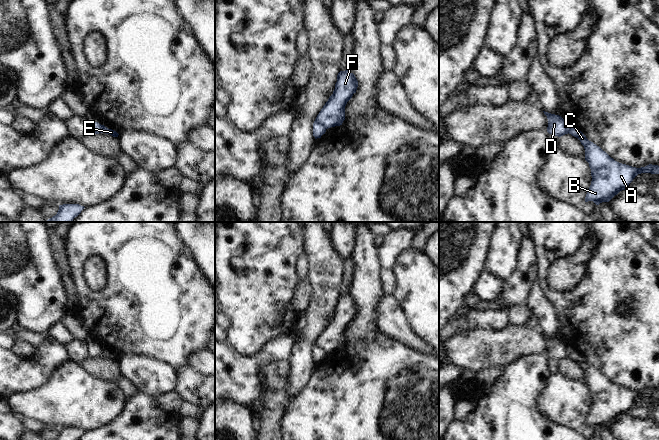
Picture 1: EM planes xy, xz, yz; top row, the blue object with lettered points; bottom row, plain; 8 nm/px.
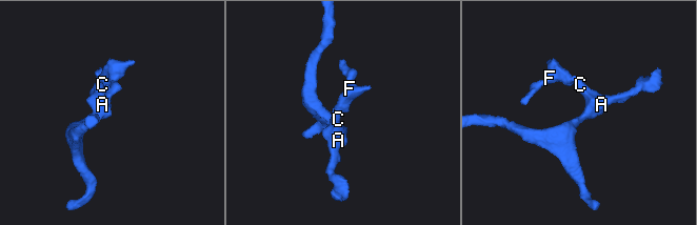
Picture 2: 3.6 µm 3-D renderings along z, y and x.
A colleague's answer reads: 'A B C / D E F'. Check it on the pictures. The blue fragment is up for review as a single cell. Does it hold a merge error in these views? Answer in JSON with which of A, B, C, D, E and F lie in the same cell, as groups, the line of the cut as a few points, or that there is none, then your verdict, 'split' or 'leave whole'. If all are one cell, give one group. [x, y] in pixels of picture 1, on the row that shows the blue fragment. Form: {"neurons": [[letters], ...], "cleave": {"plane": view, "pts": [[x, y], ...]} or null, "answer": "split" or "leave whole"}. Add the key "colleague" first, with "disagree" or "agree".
{"colleague": "agree", "neurons": [["A", "B", "C"], ["D", "E", "F"]], "cleave": {"plane": "xz", "pts": [[314, 121], [326, 128]]}, "answer": "split"}

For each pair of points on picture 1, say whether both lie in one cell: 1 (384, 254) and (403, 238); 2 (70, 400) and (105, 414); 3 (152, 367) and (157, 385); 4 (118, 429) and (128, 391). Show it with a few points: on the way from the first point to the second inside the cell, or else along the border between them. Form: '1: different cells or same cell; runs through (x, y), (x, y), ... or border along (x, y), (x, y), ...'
1: same cell; runs through (389, 249), (398, 240)
2: same cell; runs through (79, 400), (96, 405)
3: same cell; runs through (152, 371), (155, 381)
4: different cells; border along (137, 390), (134, 394), (126, 397)

